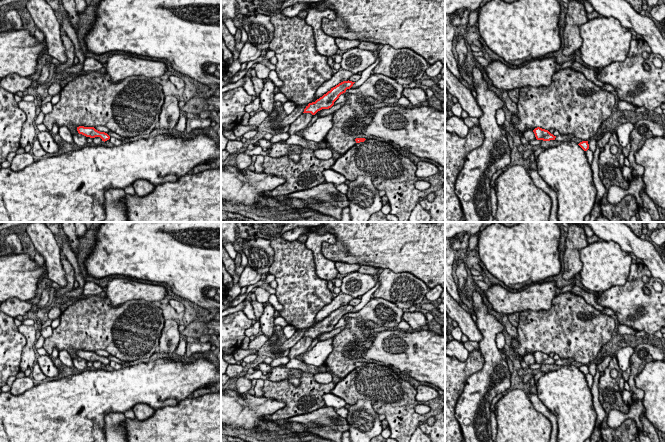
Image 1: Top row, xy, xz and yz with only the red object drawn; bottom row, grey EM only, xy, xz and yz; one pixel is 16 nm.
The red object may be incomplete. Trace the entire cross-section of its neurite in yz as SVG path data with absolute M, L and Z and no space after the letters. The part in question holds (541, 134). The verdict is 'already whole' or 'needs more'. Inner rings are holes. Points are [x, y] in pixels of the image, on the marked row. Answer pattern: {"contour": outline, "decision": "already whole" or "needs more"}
{"contour": "M537 127L533 130L537 140L550 141L555 140L556 136L551 134L548 130Z", "decision": "already whole"}

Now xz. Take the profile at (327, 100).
{"contour": "M349 80L339 83L315 102L309 103L303 113L311 113L312 115L315 115L322 109L331 108L339 96L345 93L347 89L350 89L354 83L355 82Z", "decision": "already whole"}

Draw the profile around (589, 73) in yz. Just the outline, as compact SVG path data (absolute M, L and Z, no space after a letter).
M574 61L574 63L571 65L571 68L577 72L582 73L586 79L590 80L597 86L603 87L605 85L605 83L597 79L597 72L595 69L587 68L585 65L581 65L576 61Z

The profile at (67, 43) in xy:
M62 36L63 46L65 47L65 54L67 60L65 63L60 63L55 66L56 79L55 82L59 83L64 78L64 70L71 68L74 65L75 47L68 36Z

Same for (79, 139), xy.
M73 134L73 142L80 146L80 147L85 147L87 146L88 142L87 142L88 137L82 135L82 134Z

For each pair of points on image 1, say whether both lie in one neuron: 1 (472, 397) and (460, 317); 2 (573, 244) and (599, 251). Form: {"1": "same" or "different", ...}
{"1": "different", "2": "different"}

